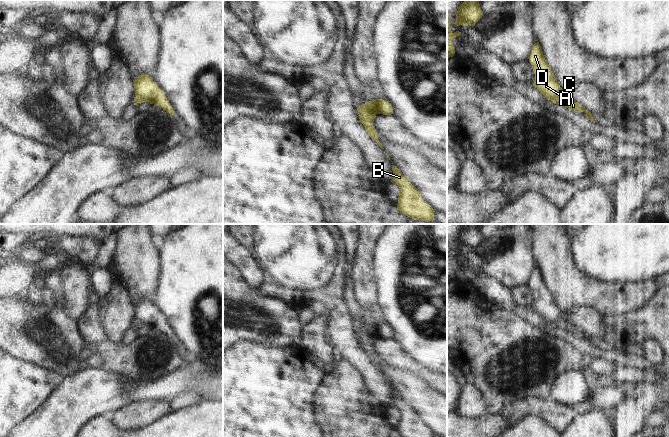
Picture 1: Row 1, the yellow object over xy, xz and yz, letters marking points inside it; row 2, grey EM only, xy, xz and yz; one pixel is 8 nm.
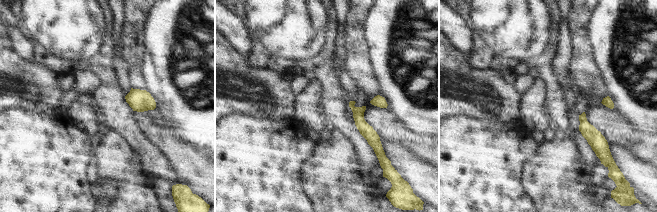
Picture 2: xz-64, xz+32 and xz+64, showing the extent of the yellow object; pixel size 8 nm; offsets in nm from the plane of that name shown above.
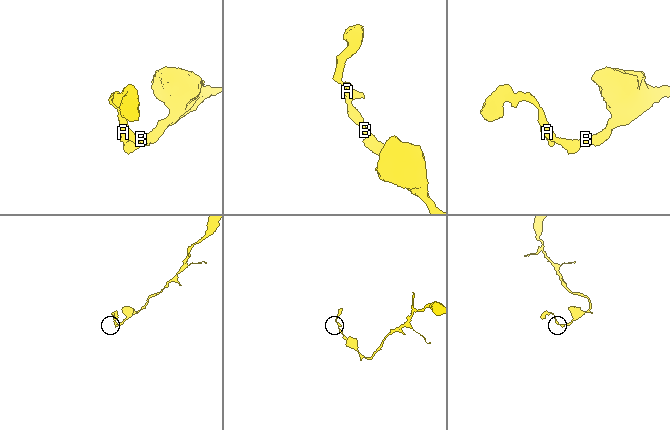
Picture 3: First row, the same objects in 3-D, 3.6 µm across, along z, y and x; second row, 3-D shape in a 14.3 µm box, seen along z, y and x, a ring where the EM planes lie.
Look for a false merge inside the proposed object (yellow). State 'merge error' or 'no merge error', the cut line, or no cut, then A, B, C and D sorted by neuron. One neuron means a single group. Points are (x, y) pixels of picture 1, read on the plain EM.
merge error; cut xz (363, 330), (375, 338); groups A D / B C

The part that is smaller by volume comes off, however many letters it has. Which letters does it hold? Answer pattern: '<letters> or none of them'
A, D.

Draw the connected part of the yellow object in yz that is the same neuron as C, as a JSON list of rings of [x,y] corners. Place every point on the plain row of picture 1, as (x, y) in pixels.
[[[561,318],[557,323],[553,325],[554,328],[560,328],[562,330],[567,331],[569,334],[575,335],[582,335],[585,337],[584,340],[589,342],[592,346],[595,346],[592,337],[587,335],[583,330],[581,330],[579,327],[576,325],[572,324],[569,320],[566,320],[564,318]]]

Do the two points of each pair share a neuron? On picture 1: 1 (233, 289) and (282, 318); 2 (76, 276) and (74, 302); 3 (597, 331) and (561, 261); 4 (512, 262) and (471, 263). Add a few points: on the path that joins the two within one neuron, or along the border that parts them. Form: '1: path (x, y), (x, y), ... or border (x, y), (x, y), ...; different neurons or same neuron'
1: path (245, 301), (262, 306), (270, 313); same neuron
2: path (75, 282), (75, 296); same neuron
3: border (562, 312), (595, 308), (602, 315); different neurons
4: path (502, 262), (481, 262); same neuron

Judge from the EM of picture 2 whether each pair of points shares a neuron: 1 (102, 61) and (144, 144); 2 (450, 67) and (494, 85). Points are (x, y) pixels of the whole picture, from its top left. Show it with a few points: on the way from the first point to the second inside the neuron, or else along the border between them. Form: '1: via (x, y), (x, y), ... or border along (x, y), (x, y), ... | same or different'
1: via (108, 82), (108, 100), (124, 124) | same
2: via (461, 76), (470, 85), (483, 85) | same

